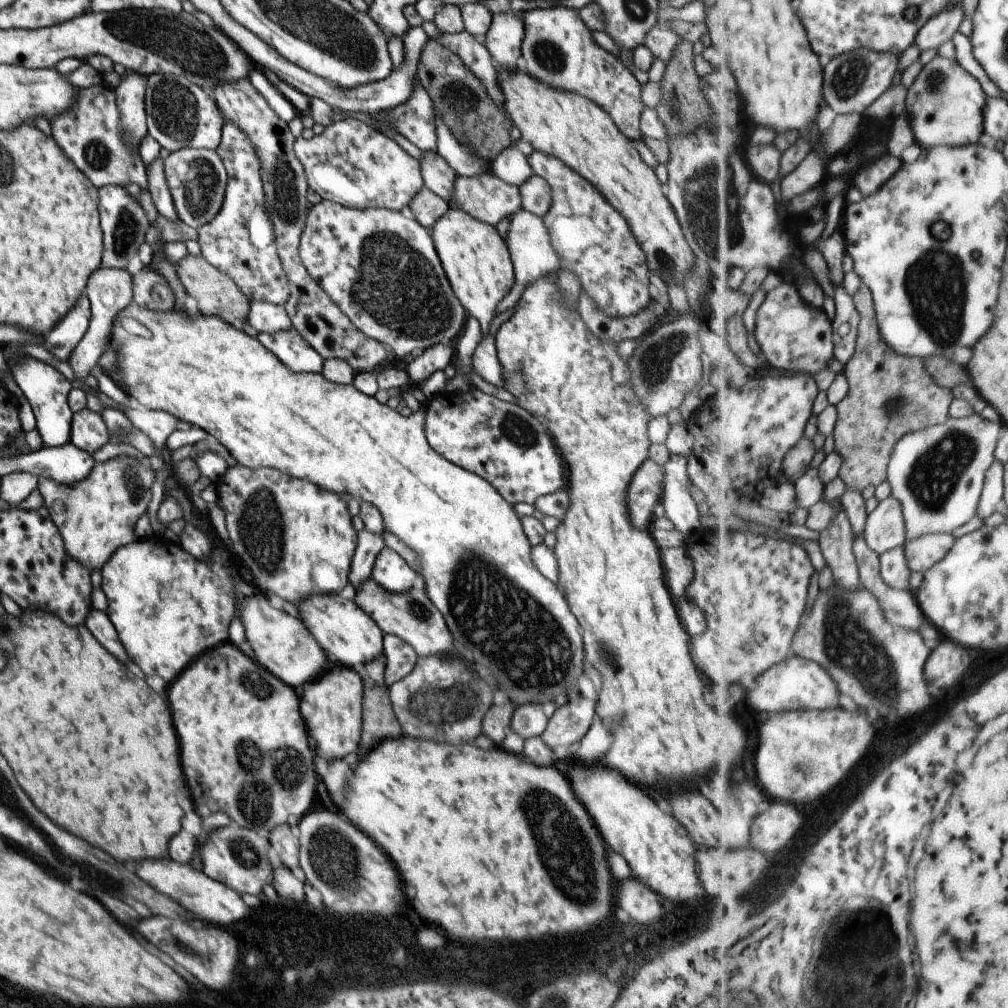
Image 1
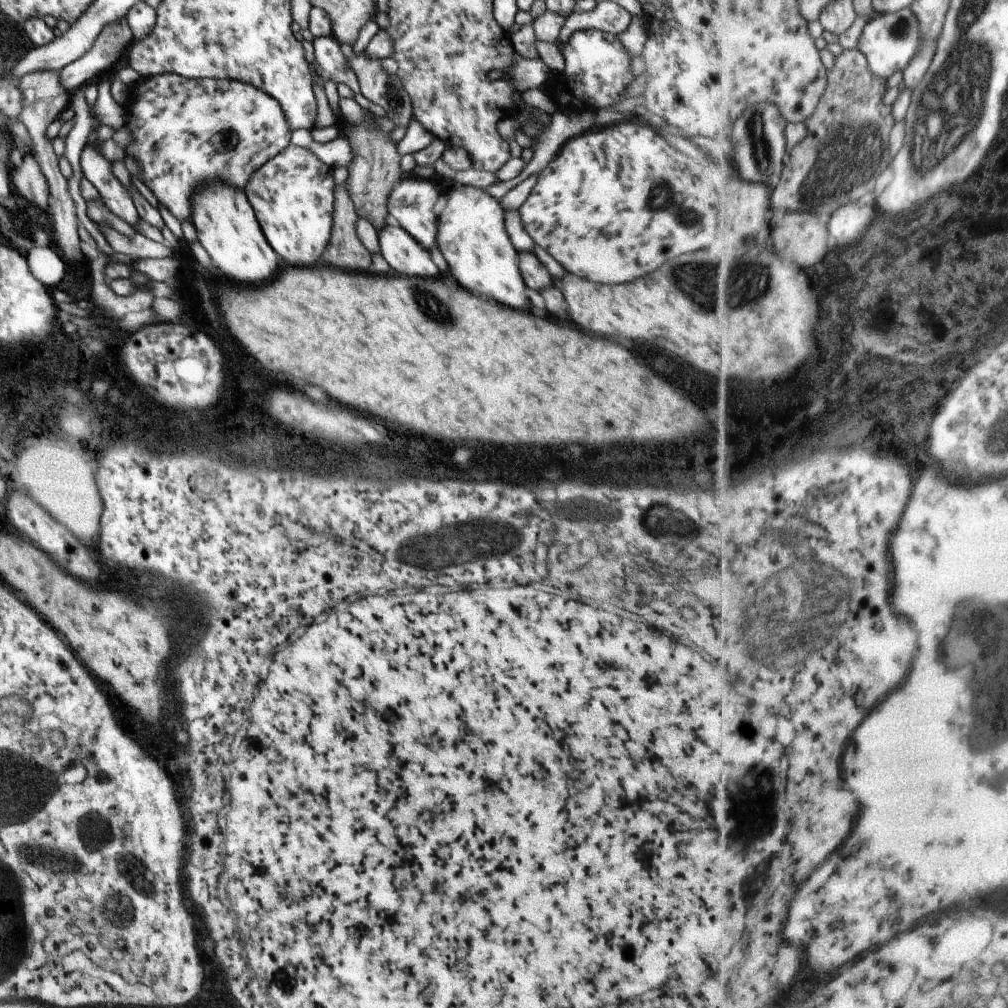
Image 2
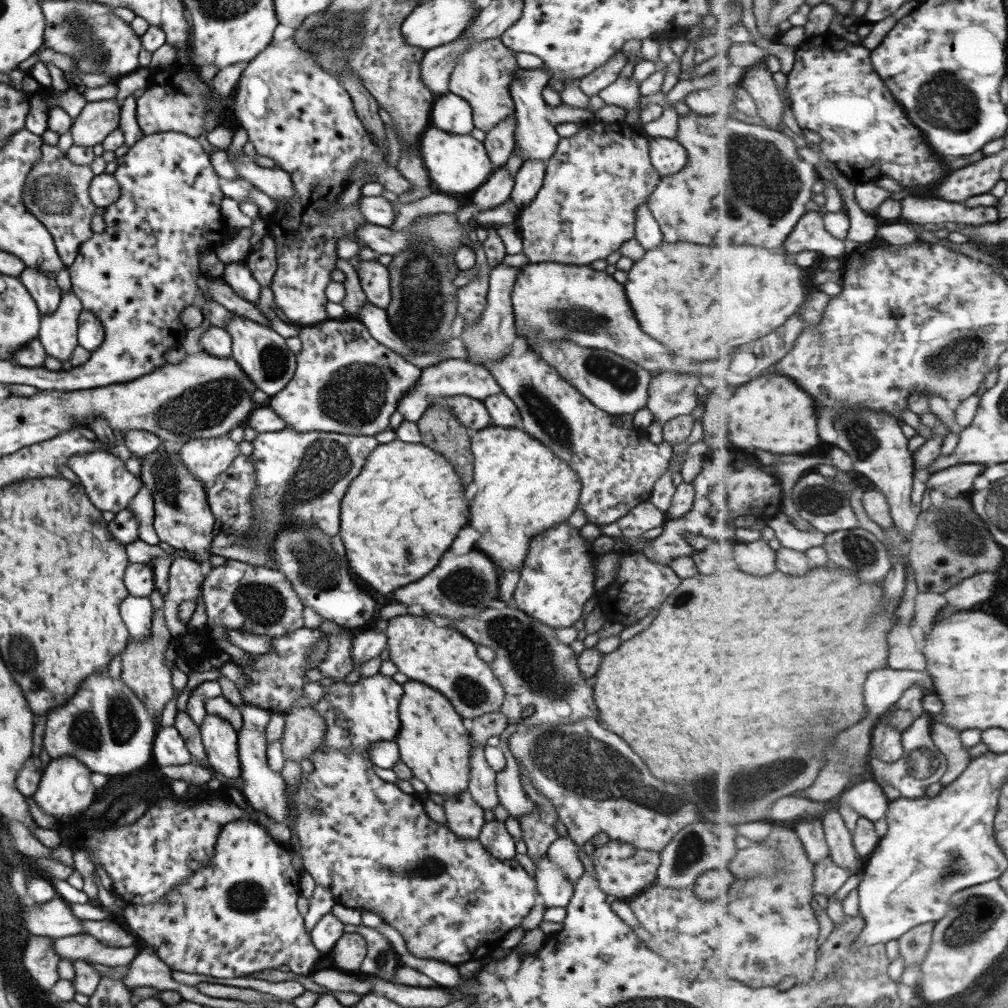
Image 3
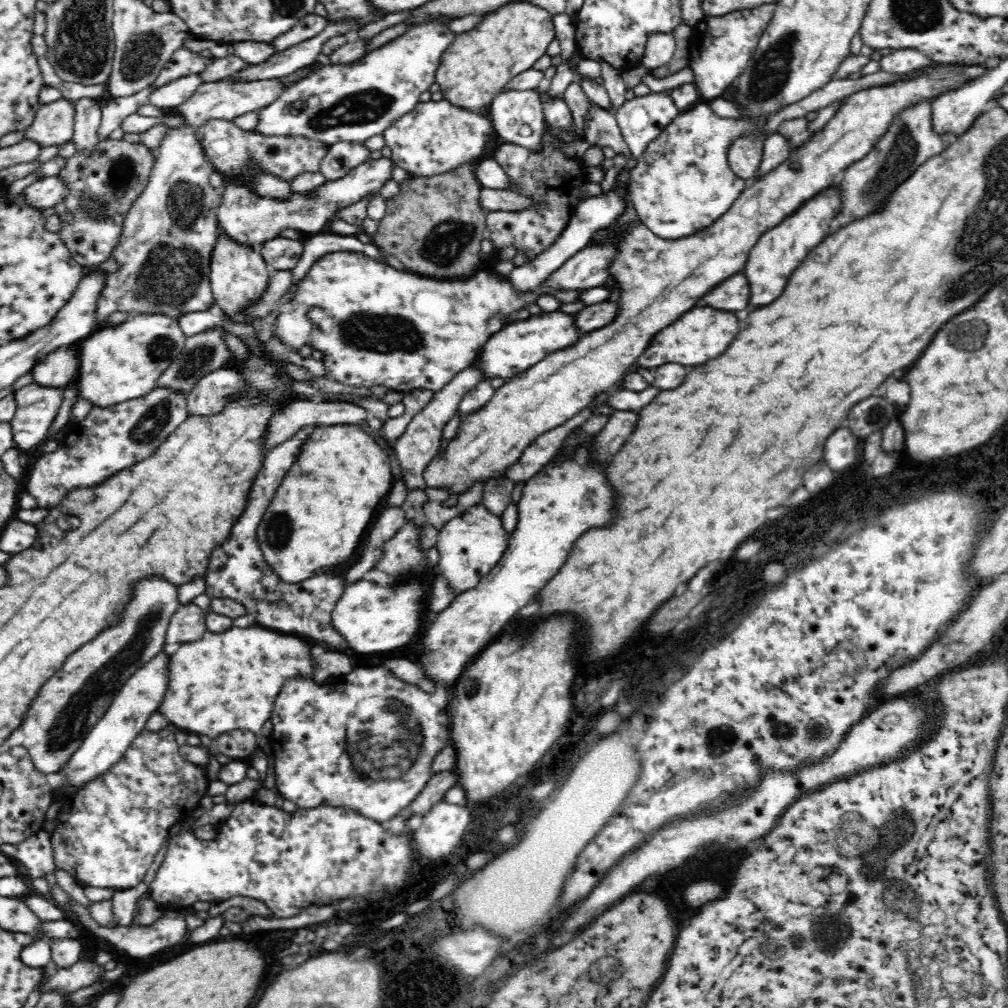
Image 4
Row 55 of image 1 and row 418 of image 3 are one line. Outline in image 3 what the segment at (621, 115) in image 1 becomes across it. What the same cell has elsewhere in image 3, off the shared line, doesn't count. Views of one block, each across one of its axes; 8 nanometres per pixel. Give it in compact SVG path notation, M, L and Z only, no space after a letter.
M531 350L514 357L507 352L497 362L485 368L517 407L518 427L552 450L553 454L571 466L581 484L577 508L585 514L586 522L597 526L611 524L625 516L636 504L648 500L651 487L660 483L672 447L662 440L653 444L637 438L632 428L615 426L613 414L607 414L583 398L573 386L565 382L547 362Z

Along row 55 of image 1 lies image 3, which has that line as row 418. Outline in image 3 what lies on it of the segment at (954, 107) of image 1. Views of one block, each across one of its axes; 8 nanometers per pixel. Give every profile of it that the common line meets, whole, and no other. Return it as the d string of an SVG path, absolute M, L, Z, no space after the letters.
M936 417L935 426L933 426L933 438L929 438L919 450L913 452L915 455L915 477L928 477L927 468L931 466L931 464L935 464L937 458L942 455L942 446L944 445L945 437L948 436L949 426L943 422L943 418Z

